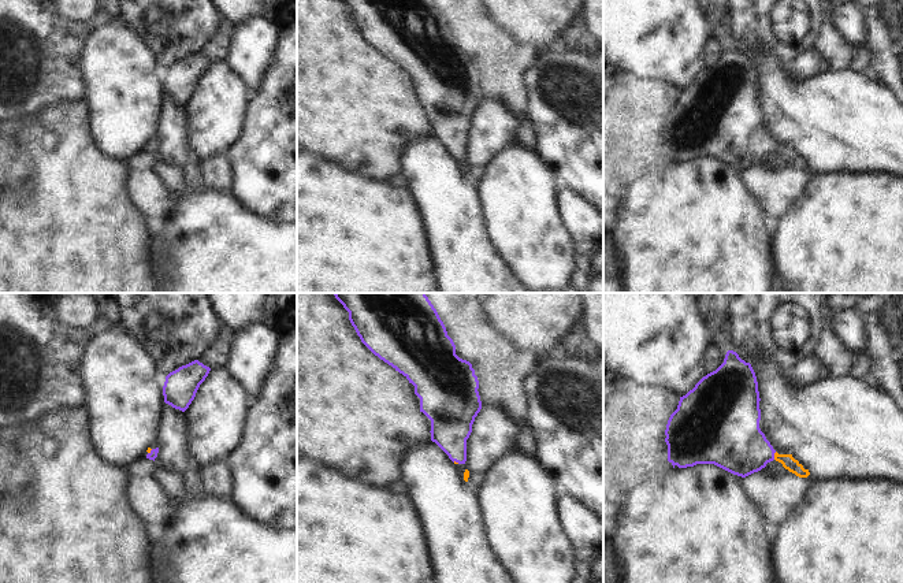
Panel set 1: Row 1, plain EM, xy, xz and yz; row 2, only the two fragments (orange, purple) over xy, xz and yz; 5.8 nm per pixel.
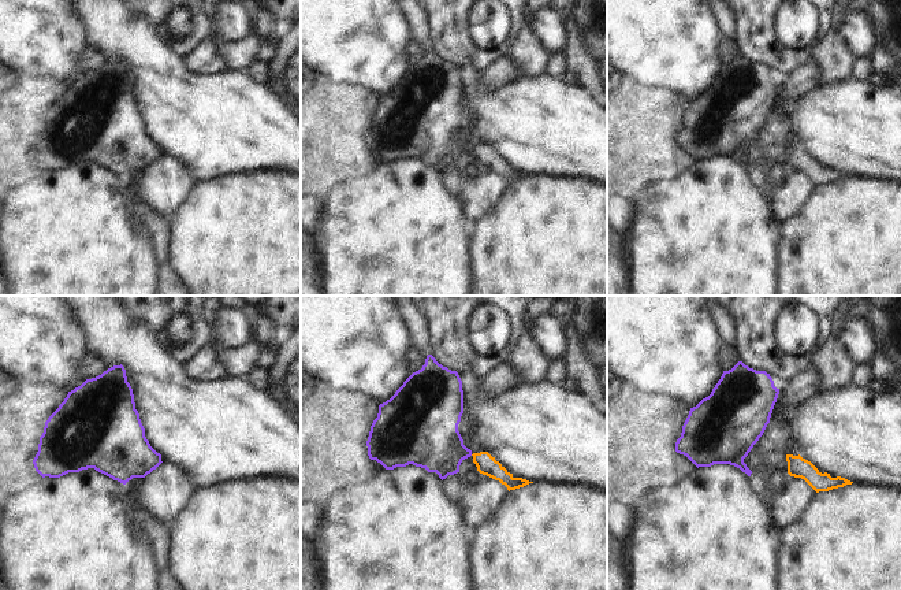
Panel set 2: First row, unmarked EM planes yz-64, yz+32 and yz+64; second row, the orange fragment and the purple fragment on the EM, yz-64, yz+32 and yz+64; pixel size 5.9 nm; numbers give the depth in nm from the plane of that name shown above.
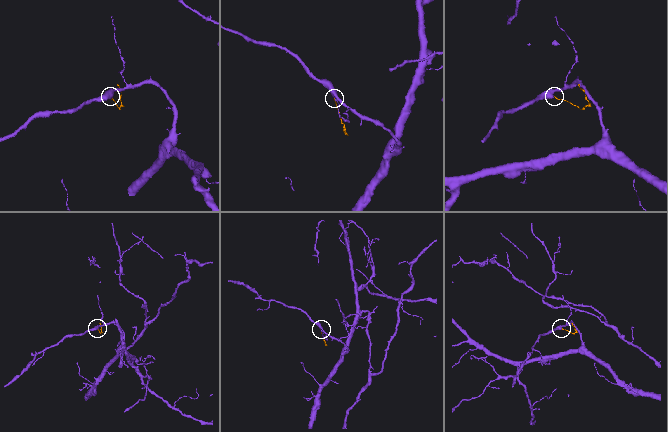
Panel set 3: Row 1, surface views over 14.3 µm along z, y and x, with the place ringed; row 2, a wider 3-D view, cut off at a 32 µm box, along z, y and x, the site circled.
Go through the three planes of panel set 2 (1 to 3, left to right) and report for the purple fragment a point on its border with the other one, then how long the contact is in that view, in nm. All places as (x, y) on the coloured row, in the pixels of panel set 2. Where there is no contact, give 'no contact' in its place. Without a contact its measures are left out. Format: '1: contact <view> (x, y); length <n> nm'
1: no contact
2: no contact
3: no contact

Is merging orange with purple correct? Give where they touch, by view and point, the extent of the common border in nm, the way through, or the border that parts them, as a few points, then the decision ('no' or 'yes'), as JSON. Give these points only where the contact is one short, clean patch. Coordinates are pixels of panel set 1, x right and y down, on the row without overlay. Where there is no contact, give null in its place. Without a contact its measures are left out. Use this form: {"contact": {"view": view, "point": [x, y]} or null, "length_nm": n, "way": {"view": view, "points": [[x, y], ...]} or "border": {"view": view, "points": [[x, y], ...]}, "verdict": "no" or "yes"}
{"contact": {"view": "yz", "point": [775, 149]}, "length_nm": 50, "way": {"view": "yz", "points": [[787, 153], [775, 149], [749, 145], [735, 136]]}, "verdict": "yes"}

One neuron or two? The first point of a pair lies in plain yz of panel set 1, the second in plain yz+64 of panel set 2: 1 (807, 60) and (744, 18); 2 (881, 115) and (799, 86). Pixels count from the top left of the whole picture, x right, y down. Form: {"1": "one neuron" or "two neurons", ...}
{"1": "two neurons", "2": "two neurons"}

